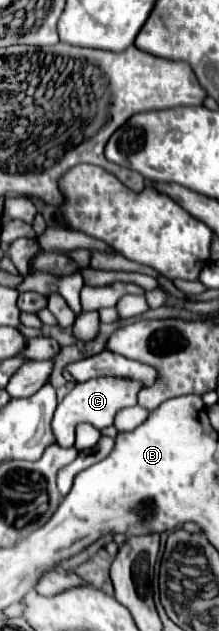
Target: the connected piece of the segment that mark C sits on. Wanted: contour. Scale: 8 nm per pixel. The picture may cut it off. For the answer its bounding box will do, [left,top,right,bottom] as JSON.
[52,377,142,447]

